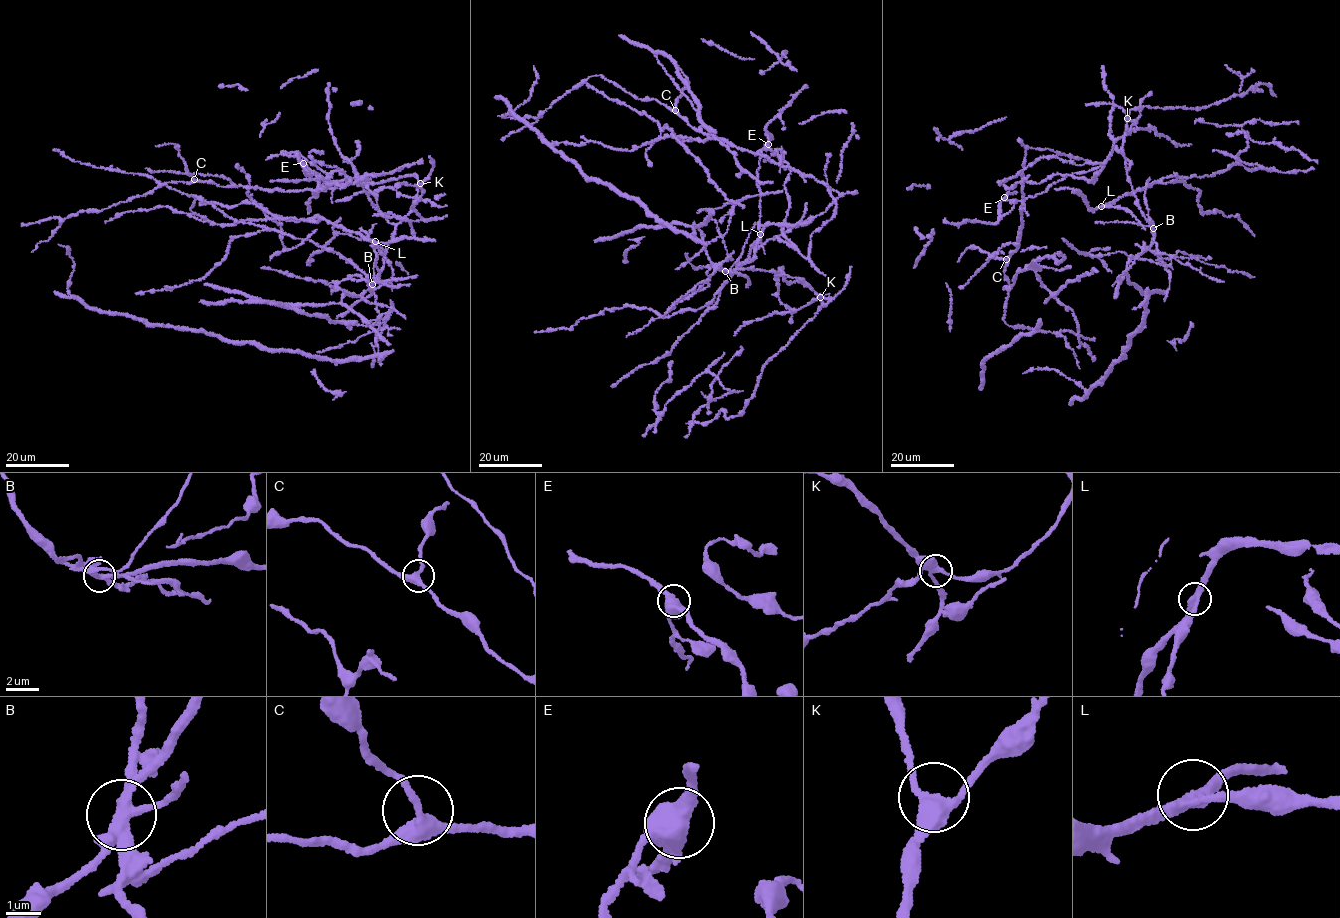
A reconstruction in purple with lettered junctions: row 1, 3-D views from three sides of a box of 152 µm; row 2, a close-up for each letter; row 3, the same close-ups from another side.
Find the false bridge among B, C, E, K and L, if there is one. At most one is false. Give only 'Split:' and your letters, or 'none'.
Split: B

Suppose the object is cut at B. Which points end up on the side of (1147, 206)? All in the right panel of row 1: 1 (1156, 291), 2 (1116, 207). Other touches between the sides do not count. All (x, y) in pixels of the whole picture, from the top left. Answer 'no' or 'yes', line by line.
1: no
2: no

